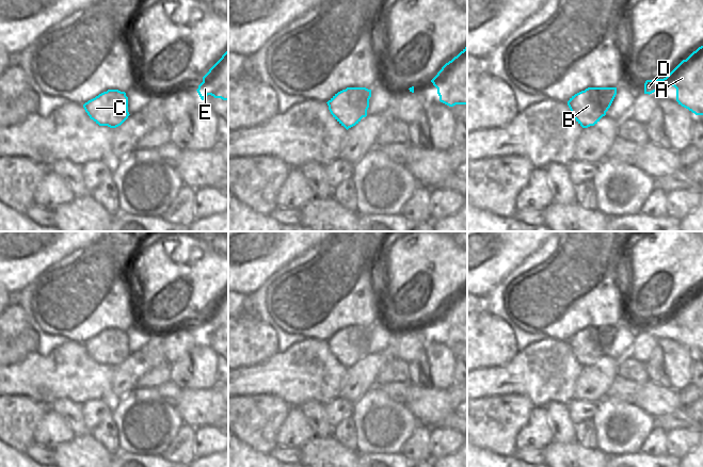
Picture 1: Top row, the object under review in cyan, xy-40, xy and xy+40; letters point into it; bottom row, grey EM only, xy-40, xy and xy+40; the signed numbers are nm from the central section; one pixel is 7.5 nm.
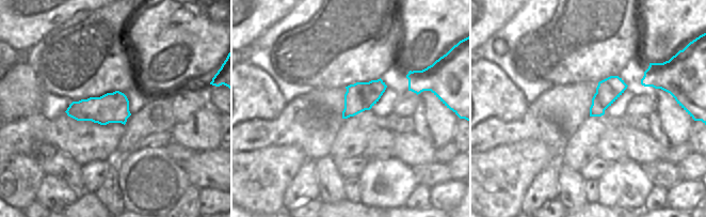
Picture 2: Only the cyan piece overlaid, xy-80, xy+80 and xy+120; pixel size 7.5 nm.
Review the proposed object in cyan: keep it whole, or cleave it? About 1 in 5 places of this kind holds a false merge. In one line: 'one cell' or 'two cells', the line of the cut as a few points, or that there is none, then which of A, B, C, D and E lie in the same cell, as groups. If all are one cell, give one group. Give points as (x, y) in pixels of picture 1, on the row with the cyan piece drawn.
two cells | xy-40 (106, 92), (122, 93), (124, 95), (120, 99), (124, 121) | A D E / B C

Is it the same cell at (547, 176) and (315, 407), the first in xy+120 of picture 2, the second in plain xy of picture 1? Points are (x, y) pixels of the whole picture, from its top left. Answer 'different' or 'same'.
different

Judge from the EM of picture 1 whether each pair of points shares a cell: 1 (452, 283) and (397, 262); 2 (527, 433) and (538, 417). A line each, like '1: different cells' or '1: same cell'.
1: same cell
2: same cell

